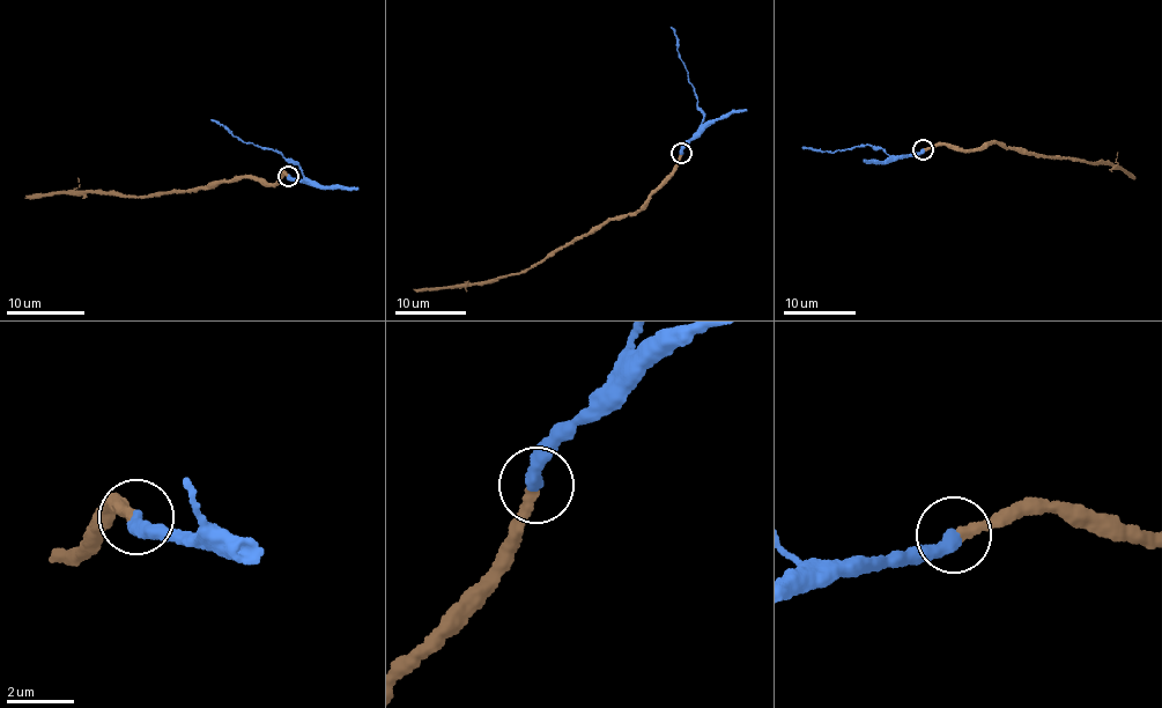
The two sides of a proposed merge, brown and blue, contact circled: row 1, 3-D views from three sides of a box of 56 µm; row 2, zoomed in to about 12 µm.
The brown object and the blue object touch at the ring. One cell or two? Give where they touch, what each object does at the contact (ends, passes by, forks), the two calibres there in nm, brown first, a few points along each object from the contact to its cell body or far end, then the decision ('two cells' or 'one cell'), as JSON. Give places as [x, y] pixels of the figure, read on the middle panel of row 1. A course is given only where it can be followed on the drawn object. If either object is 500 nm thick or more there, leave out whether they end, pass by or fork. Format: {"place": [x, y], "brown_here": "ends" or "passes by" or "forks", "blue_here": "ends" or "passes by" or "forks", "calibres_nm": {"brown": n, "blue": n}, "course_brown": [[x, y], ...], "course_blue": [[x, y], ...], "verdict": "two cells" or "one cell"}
{"place": [681, 153], "brown_here": "ends", "blue_here": "ends", "calibres_nm": {"brown": 320, "blue": 420}, "course_brown": [[681, 154], [675, 168], [639, 211], [605, 220], [526, 270], [476, 284], [413, 288]], "course_blue": [[681, 154], [704, 113], [697, 105], [697, 95], [671, 28]], "verdict": "one cell"}

